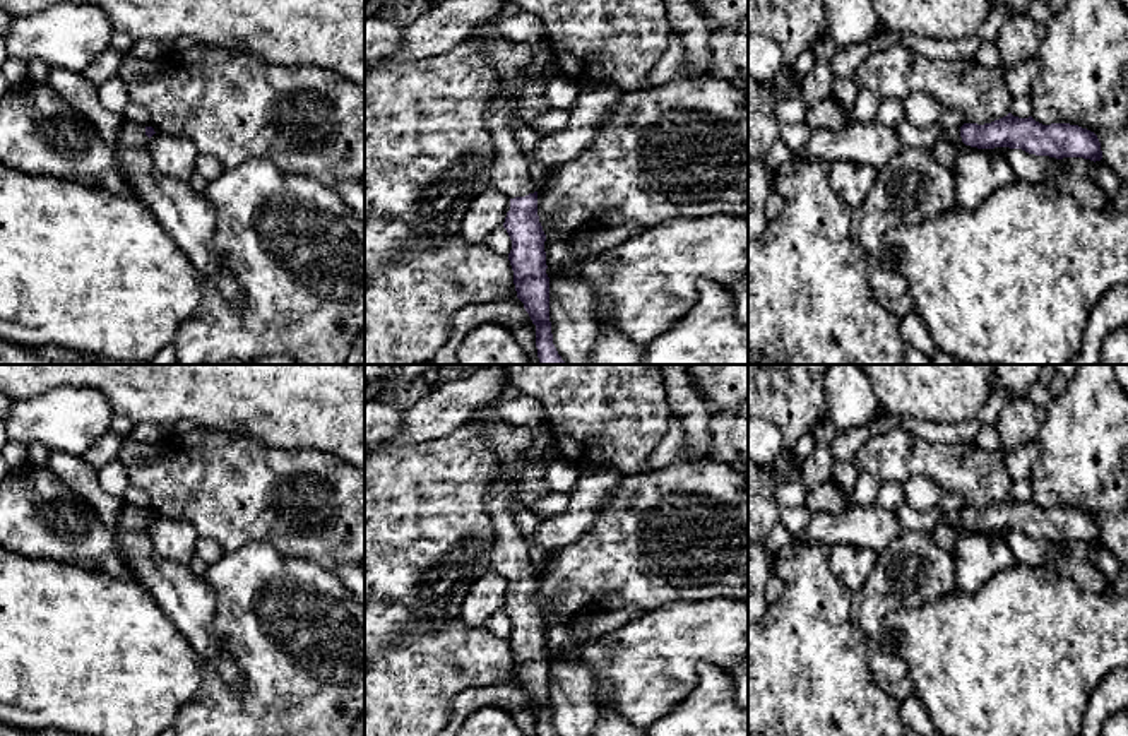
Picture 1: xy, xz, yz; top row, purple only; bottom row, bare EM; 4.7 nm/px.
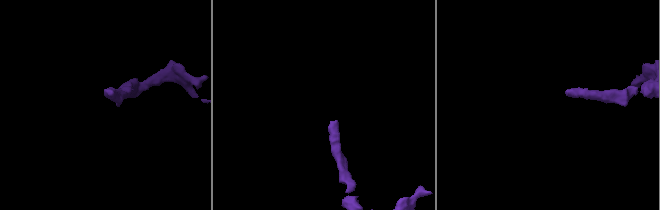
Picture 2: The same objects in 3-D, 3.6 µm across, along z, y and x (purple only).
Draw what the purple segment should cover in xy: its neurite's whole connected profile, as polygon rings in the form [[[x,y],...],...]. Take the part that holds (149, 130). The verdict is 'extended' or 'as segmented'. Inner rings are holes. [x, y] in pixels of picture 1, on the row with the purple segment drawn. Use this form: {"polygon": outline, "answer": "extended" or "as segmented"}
{"polygon": [[[123,118],[120,139],[127,145],[147,145],[149,139],[154,135],[152,127],[144,127],[140,123]]], "answer": "extended"}

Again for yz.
{"polygon": [[[1012,113],[984,125],[964,123],[947,128],[941,139],[977,149],[1022,149],[1056,159],[1083,157],[1094,163],[1102,159],[1101,142],[1094,132],[1070,123],[1042,125],[1032,116],[1018,118]]], "answer": "extended"}

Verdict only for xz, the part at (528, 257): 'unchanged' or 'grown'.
grown

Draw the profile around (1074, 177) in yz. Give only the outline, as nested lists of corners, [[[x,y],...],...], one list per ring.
[[[1083,157],[1060,159],[1060,171],[1048,185],[1075,197],[1080,204],[1102,209],[1111,204],[1111,199],[1092,180],[1094,161]]]

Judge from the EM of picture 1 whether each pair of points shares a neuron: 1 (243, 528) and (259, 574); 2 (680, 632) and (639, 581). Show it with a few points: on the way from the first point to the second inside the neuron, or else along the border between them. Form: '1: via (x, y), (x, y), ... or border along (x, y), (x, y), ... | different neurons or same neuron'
1: border along (226, 552), (252, 541), (267, 541), (286, 558) | different neurons
2: border along (699, 599), (678, 599), (646, 611) | different neurons

